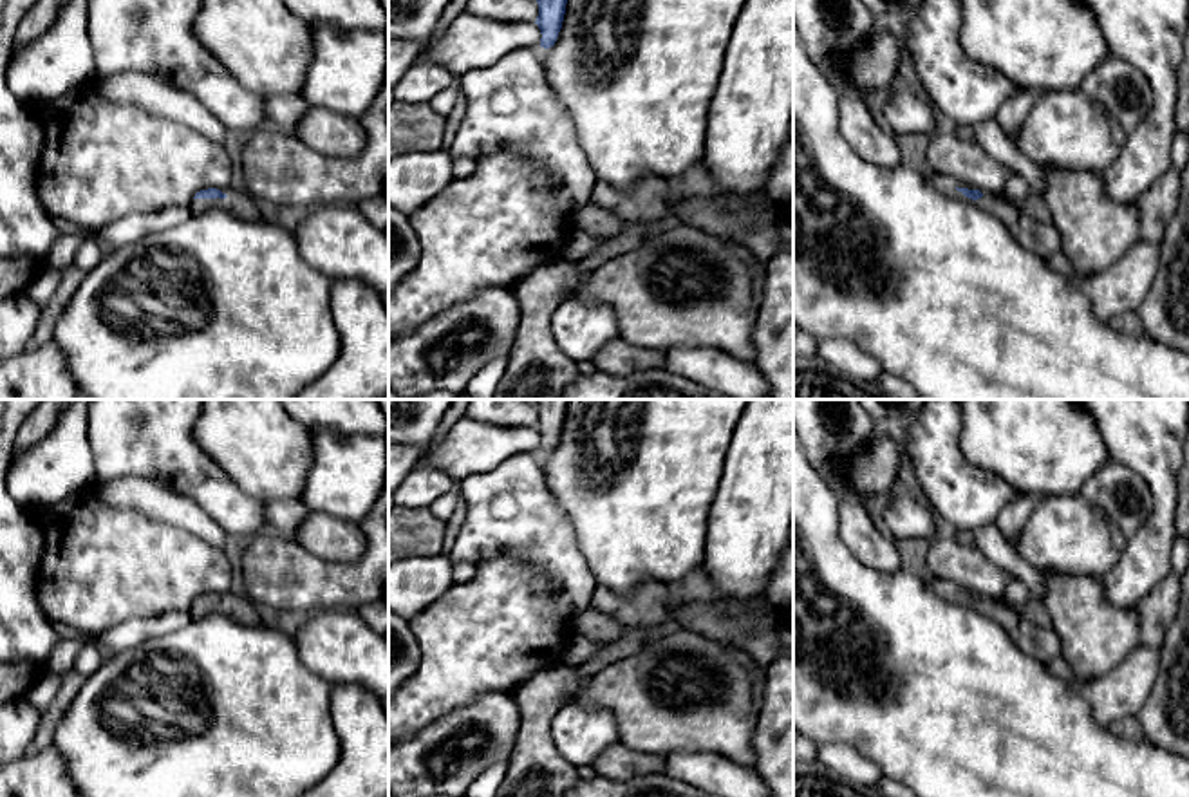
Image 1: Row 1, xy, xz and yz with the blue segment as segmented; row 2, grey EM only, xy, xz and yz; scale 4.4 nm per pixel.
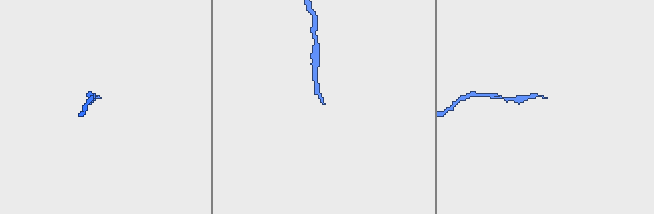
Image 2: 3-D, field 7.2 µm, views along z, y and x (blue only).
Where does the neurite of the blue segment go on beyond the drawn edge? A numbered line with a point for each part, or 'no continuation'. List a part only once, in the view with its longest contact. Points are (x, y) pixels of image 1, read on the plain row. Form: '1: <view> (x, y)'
1: xy (197, 609)

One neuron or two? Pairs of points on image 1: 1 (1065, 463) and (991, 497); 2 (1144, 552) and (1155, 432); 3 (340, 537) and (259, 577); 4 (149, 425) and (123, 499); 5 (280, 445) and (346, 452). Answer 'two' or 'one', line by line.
1: two
2: one
3: two
4: two
5: two

